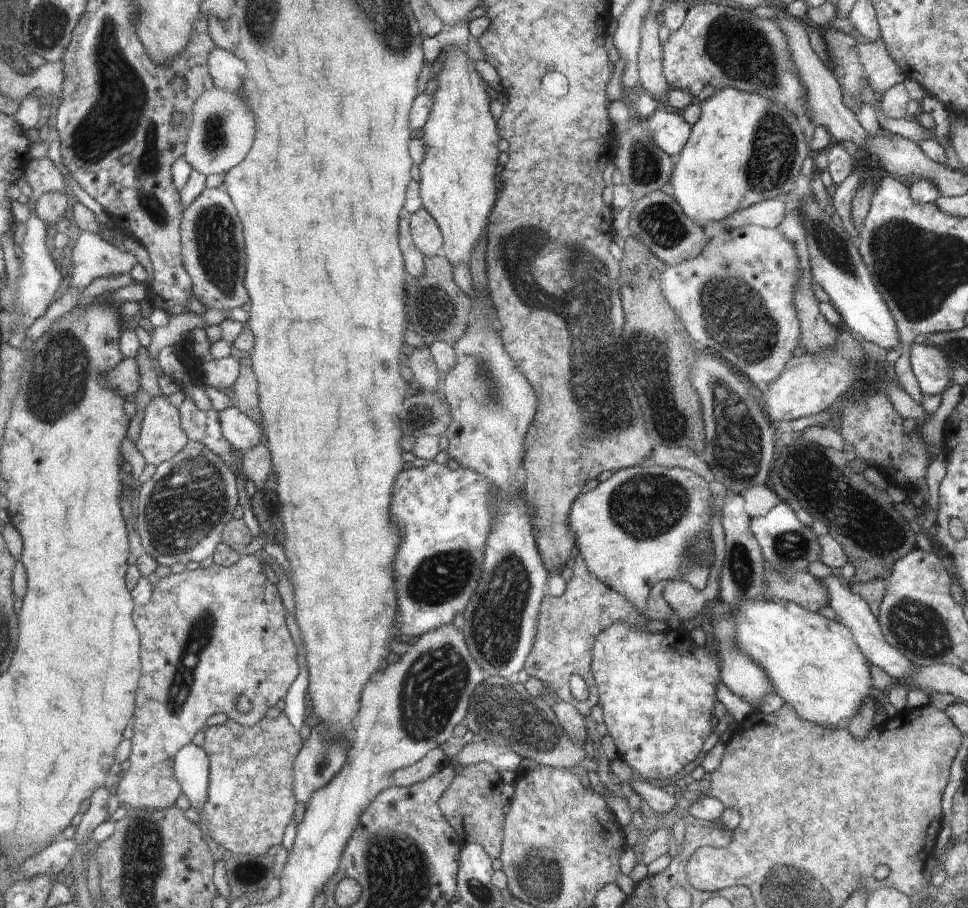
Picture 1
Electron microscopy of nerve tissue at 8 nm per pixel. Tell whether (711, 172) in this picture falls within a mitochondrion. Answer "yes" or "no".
no

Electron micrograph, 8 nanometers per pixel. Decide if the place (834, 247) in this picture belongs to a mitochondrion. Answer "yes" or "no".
yes

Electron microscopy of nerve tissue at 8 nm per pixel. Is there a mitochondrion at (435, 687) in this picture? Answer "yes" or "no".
yes

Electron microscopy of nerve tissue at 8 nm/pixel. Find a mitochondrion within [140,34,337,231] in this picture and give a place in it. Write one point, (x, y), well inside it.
(215, 135)

